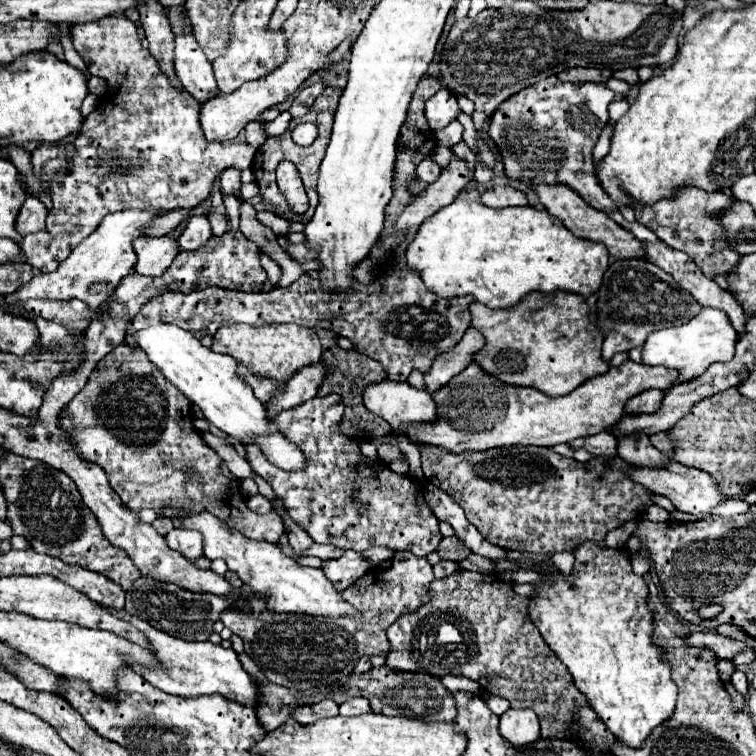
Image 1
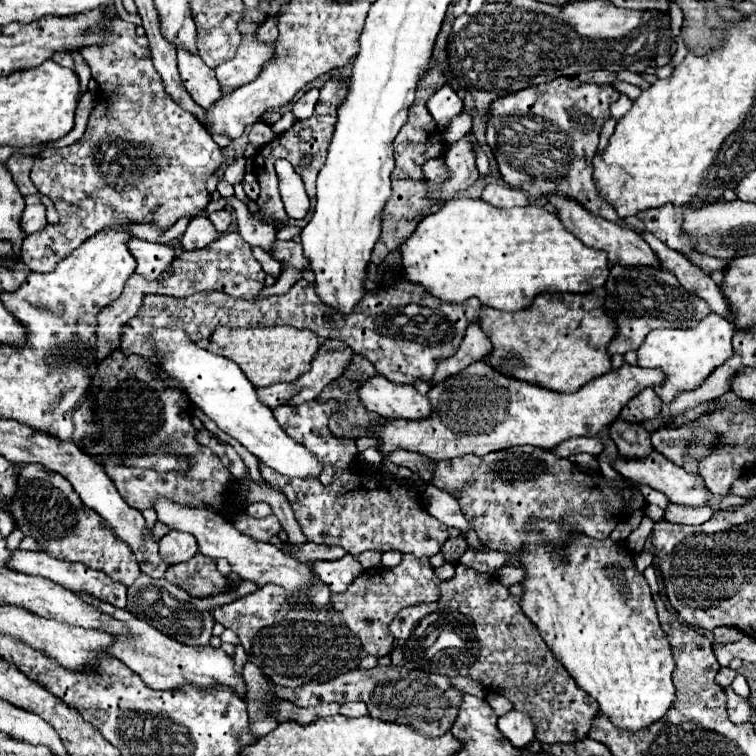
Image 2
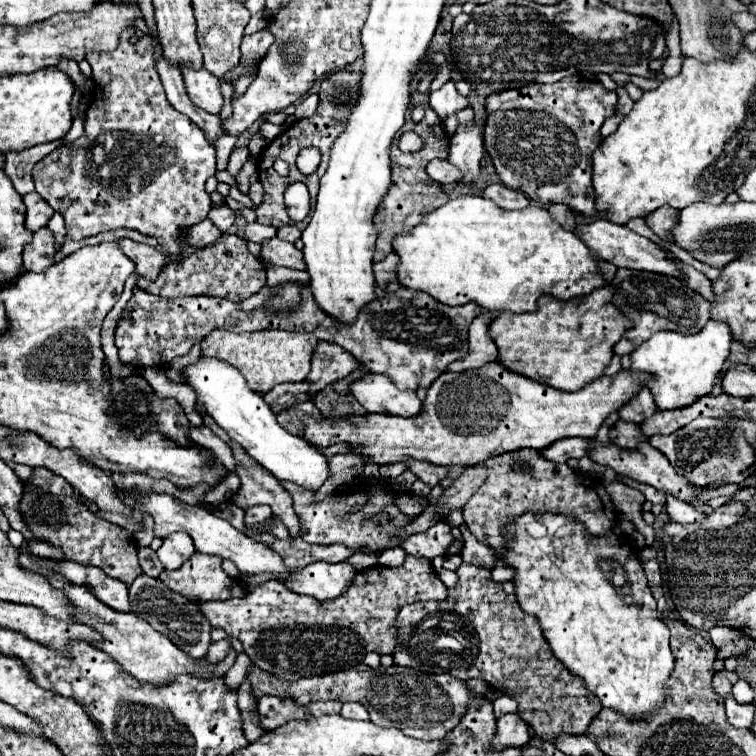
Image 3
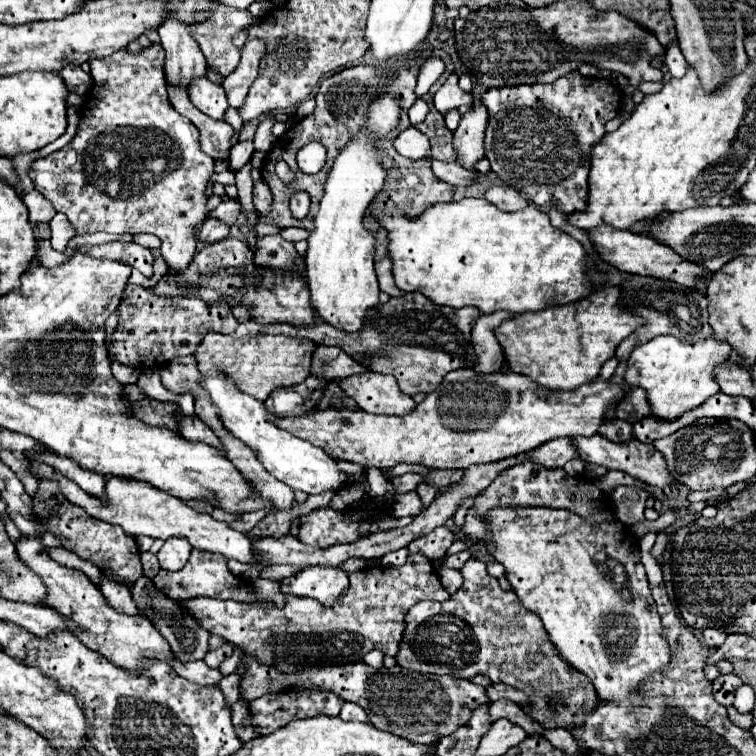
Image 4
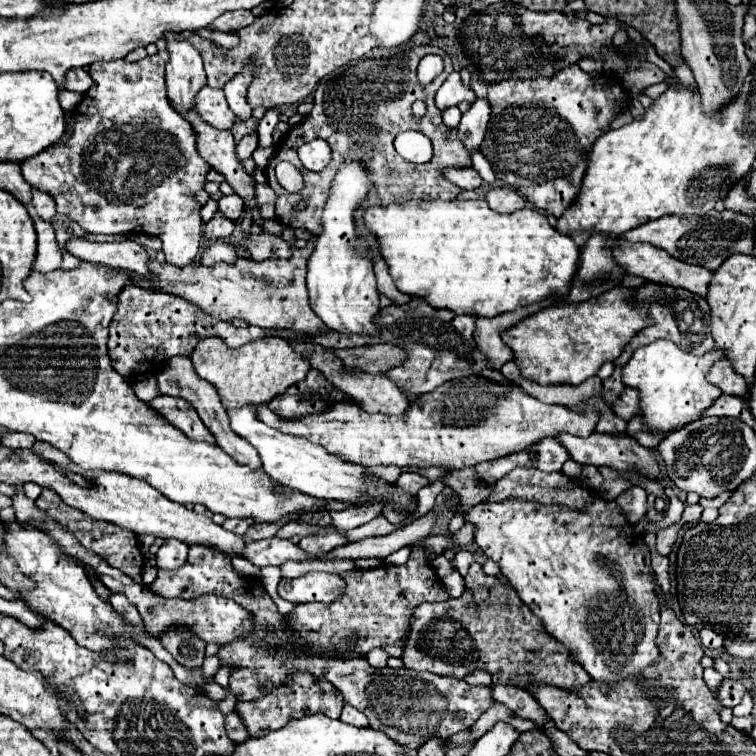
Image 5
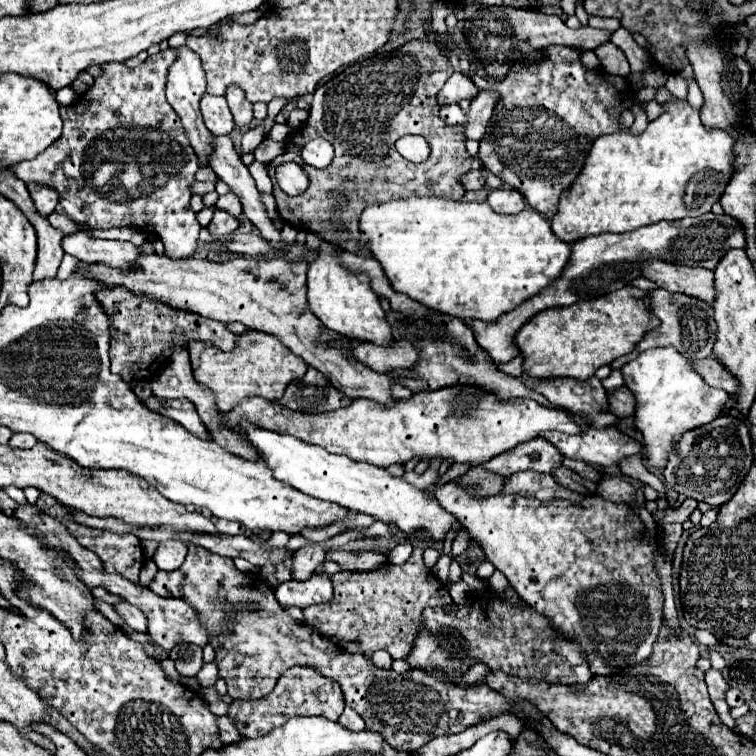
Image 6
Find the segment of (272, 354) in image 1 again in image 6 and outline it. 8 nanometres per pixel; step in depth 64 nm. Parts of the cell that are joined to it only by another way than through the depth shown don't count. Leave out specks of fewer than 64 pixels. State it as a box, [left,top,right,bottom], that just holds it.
[188,330,308,412]

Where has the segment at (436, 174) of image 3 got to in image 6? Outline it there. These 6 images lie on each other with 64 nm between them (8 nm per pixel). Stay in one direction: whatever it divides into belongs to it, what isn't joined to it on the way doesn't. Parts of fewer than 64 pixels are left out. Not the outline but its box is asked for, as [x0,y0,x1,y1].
[462,170,486,190]

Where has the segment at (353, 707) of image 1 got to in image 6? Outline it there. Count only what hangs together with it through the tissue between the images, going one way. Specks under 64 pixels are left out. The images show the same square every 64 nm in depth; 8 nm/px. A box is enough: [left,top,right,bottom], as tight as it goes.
[338,708,364,732]

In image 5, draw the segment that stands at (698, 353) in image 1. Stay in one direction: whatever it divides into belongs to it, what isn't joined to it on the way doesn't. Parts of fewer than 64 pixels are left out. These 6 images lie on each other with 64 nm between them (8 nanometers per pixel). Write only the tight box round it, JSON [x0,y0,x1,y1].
[622,340,724,434]

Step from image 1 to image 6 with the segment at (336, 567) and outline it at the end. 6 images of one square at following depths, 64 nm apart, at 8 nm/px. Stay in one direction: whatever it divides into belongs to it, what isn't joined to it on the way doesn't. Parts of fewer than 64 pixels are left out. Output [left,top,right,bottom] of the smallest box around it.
[276,574,332,608]

